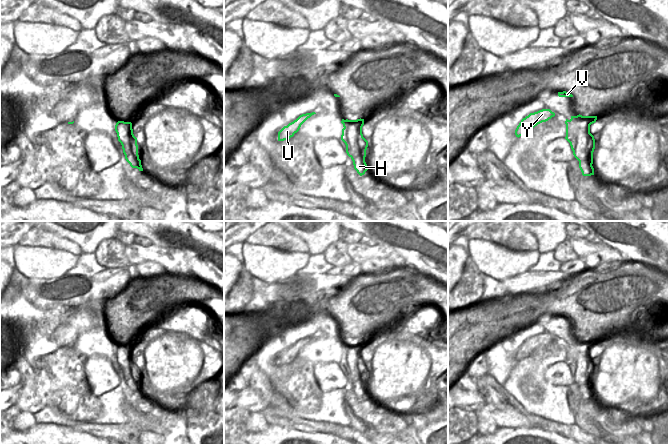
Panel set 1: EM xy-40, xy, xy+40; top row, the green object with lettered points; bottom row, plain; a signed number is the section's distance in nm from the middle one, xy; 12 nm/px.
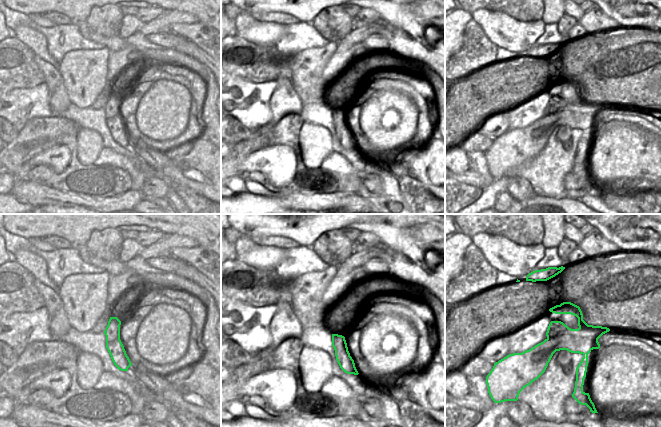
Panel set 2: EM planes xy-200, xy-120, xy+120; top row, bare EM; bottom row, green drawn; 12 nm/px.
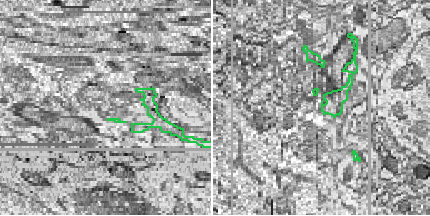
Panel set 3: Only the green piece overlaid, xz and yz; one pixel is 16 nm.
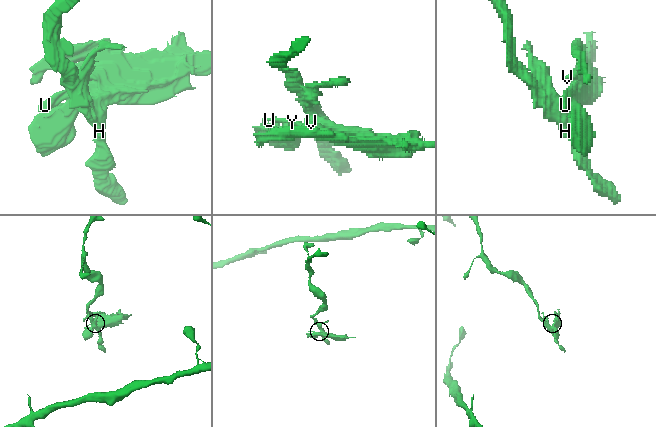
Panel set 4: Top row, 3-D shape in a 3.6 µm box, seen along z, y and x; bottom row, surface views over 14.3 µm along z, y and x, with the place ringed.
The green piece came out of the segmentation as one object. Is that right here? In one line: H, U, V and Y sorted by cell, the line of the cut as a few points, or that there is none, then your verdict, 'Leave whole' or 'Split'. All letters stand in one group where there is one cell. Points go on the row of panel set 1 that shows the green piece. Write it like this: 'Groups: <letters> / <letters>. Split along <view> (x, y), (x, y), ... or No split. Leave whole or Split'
Groups: H / U V Y. Split along xy+40 (566, 131), (572, 131), (576, 134), (583, 131), (593, 138). Split

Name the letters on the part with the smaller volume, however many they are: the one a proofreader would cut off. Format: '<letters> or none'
U, V, Y

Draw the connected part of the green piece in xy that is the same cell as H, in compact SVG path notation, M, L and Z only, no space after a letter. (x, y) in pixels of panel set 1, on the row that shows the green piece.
M353 126L342 129L341 140L346 145L346 153L352 159L354 169L360 176L364 175L368 170L365 162L368 141Z

